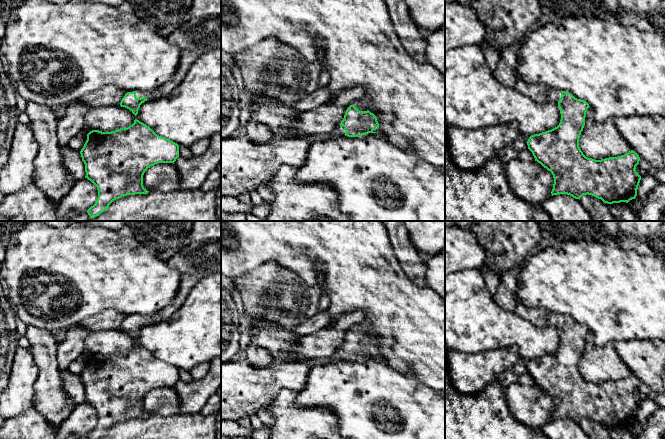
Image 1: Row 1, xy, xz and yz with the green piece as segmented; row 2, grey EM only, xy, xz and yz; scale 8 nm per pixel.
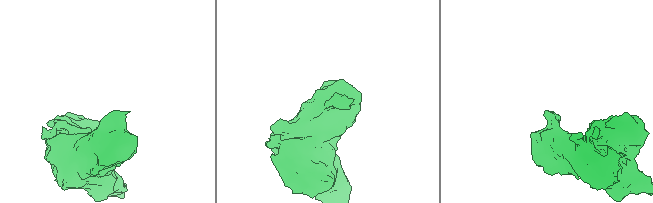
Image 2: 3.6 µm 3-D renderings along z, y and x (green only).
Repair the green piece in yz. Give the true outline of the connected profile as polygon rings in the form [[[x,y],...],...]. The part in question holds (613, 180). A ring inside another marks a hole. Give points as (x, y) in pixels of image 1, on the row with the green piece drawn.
[[[550,89],[547,94],[547,101],[558,103],[561,114],[560,123],[551,130],[531,135],[526,143],[535,161],[553,175],[552,196],[567,194],[580,200],[583,195],[588,194],[607,204],[628,203],[635,199],[641,180],[641,176],[635,170],[640,161],[639,155],[631,150],[624,155],[601,160],[586,157],[579,147],[579,137],[585,126],[586,111],[590,107],[589,104],[584,100],[575,98],[569,92]]]

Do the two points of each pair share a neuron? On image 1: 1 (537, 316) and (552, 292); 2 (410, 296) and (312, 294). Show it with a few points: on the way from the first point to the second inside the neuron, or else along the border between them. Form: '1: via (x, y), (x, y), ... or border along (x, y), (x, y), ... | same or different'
1: border along (519, 300), (529, 306), (540, 307), (549, 312) | different
2: border along (319, 287), (323, 293) | different

